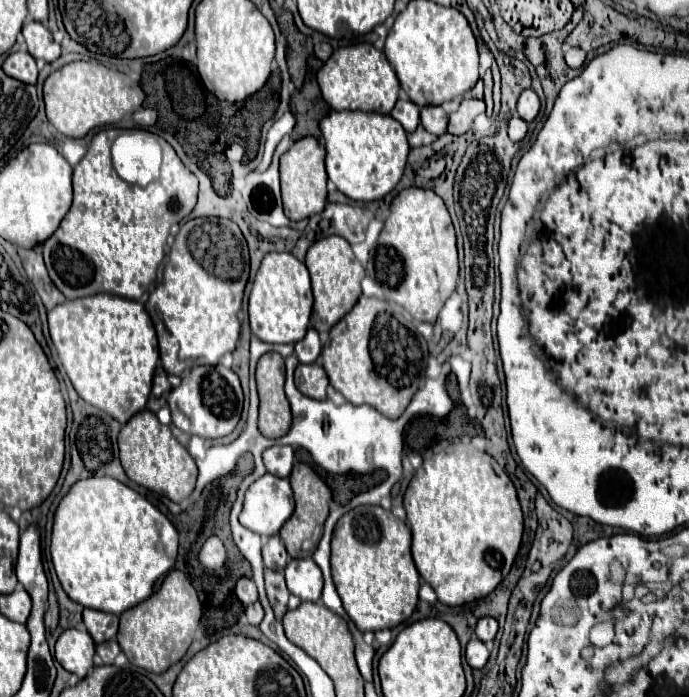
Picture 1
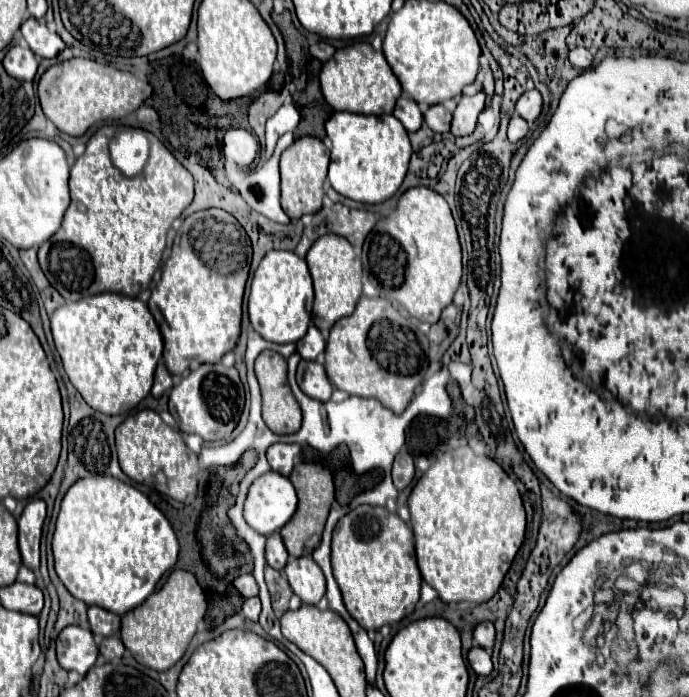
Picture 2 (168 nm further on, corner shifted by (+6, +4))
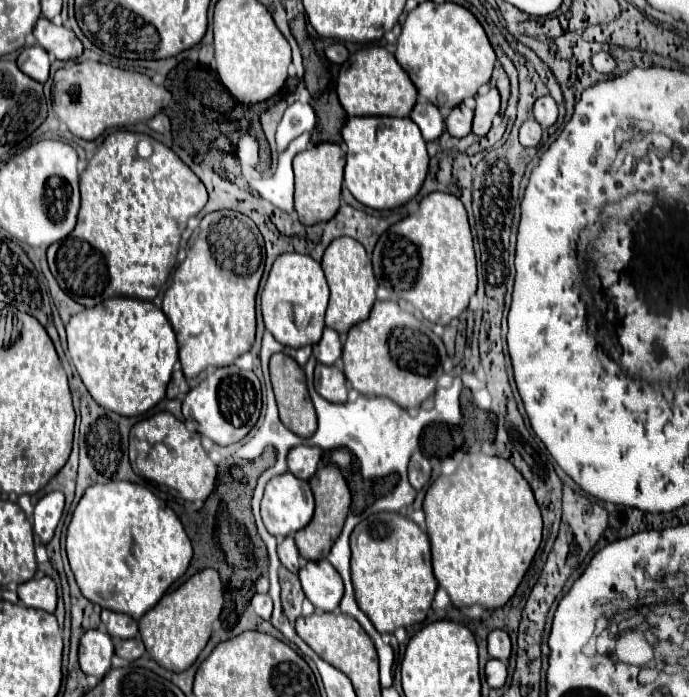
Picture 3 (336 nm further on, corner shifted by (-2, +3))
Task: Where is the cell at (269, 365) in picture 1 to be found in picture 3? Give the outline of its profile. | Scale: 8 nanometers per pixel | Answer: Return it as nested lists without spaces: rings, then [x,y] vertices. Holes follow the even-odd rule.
[[[276,353],[270,359],[270,377],[282,423],[298,437],[312,437],[316,431],[316,411],[306,389],[304,369],[288,355]]]

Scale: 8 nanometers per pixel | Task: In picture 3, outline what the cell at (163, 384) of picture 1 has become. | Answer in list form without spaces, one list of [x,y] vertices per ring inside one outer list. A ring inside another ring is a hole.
[[[176,369],[172,373],[172,379],[170,379],[170,385],[168,385],[168,397],[180,397],[180,395],[186,395],[190,391],[188,383],[186,383],[186,377],[180,369]]]

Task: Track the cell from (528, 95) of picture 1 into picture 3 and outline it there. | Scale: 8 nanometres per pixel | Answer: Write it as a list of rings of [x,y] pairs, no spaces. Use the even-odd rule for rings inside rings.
[[[550,95],[540,97],[540,99],[534,103],[534,119],[536,119],[544,129],[548,129],[550,125],[556,123],[556,119],[558,119],[558,105],[556,105],[556,101],[554,101]]]

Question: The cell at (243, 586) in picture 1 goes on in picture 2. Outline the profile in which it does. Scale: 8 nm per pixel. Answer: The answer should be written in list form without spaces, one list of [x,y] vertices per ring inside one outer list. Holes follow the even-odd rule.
[[[242,574],[234,580],[234,588],[244,596],[244,598],[250,598],[250,596],[258,596],[258,586],[256,586],[256,580],[252,574]]]

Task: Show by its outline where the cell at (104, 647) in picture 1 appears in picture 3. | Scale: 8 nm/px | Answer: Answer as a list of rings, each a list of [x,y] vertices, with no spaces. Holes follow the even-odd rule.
[[[140,637],[136,639],[114,639],[114,647],[116,647],[116,655],[128,661],[138,659],[144,653],[144,643]]]

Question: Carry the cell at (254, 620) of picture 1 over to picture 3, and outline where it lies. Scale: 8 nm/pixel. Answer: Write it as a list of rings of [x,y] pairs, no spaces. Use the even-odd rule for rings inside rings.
[[[256,593],[256,595],[252,597],[250,605],[252,605],[252,609],[256,611],[256,615],[260,615],[262,619],[270,619],[270,615],[272,615],[272,599],[270,599],[270,595],[260,595],[260,593]]]

